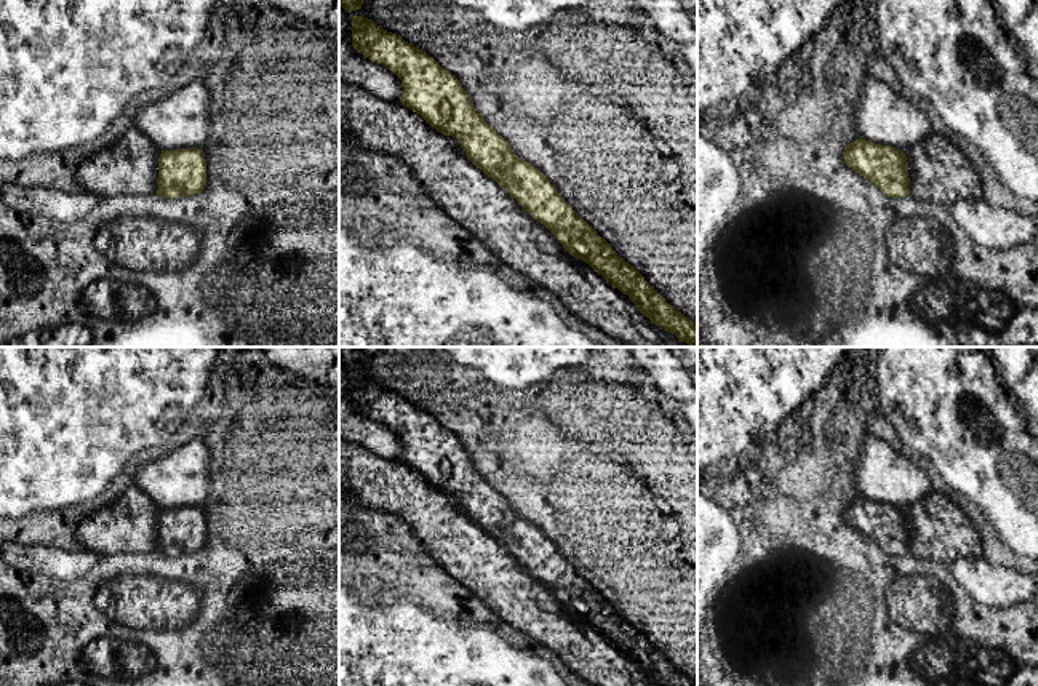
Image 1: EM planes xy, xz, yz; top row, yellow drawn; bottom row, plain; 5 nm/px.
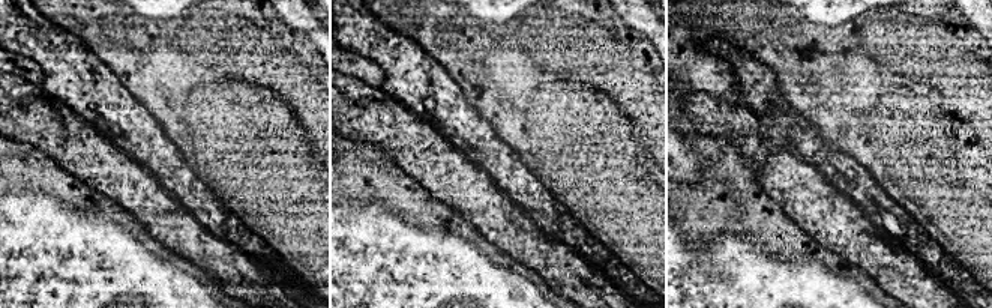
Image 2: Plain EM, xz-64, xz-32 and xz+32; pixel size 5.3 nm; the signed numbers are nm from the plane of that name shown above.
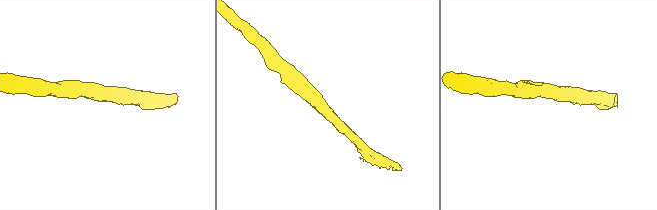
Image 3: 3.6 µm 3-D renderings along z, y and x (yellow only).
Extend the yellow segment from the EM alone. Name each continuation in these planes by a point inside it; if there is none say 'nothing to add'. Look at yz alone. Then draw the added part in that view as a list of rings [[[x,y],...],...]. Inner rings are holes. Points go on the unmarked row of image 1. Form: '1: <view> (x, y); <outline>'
nothing to add

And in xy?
nothing to add

